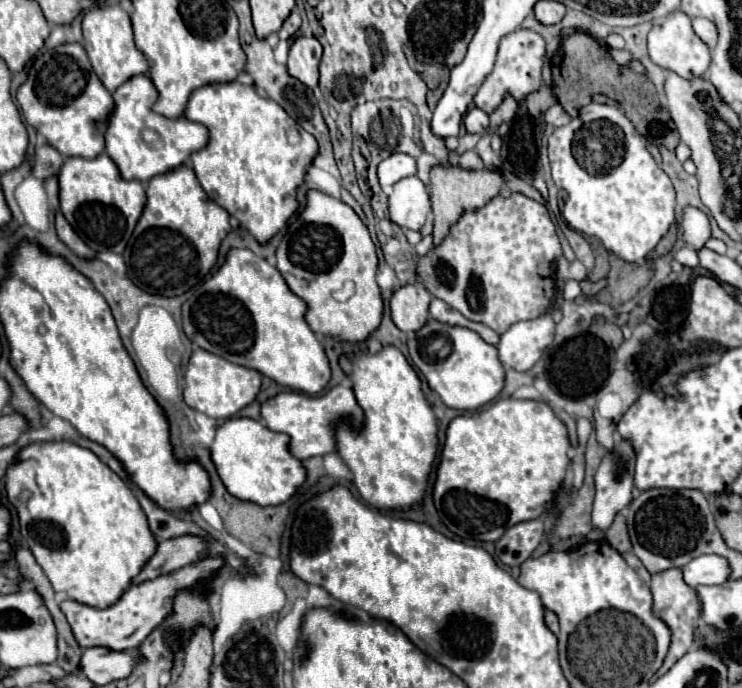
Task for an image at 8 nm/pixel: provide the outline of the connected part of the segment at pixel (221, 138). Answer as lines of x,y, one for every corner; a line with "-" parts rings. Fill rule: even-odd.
238,81
198,87
190,95
184,115
194,123
206,125
210,131
208,145
190,155
190,165
202,189
236,217
256,241
266,243
298,209
296,187
318,153
316,139
302,131
278,103
260,97
254,87
-
290,129
300,133
300,143
292,145
288,141

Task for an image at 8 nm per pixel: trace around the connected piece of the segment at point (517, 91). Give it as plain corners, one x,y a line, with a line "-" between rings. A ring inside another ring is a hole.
518,29
512,31
510,35
506,35
500,41
500,49
498,49
498,57
496,57
496,65
494,71
486,77
486,81
482,83
482,87
478,89
474,103
476,107
480,107
482,111
486,111
488,115
494,113
504,97
514,97
518,103
524,101
530,93
536,93
542,87
542,67
544,67
544,59
546,59
546,49
544,49
544,39
530,31
530,29

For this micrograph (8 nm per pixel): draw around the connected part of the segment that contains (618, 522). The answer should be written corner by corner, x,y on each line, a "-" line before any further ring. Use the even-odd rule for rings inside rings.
622,513
616,515
610,531
606,531
606,541
620,553
630,551
630,539
628,539
628,531
626,531
626,519

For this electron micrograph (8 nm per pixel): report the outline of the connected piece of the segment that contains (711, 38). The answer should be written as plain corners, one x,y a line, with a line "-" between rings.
698,17
698,19
692,19
692,27
694,27
696,35
698,35
698,37
700,37
700,39
710,47
710,49
716,45
718,33
716,33
716,27
714,27
712,21

